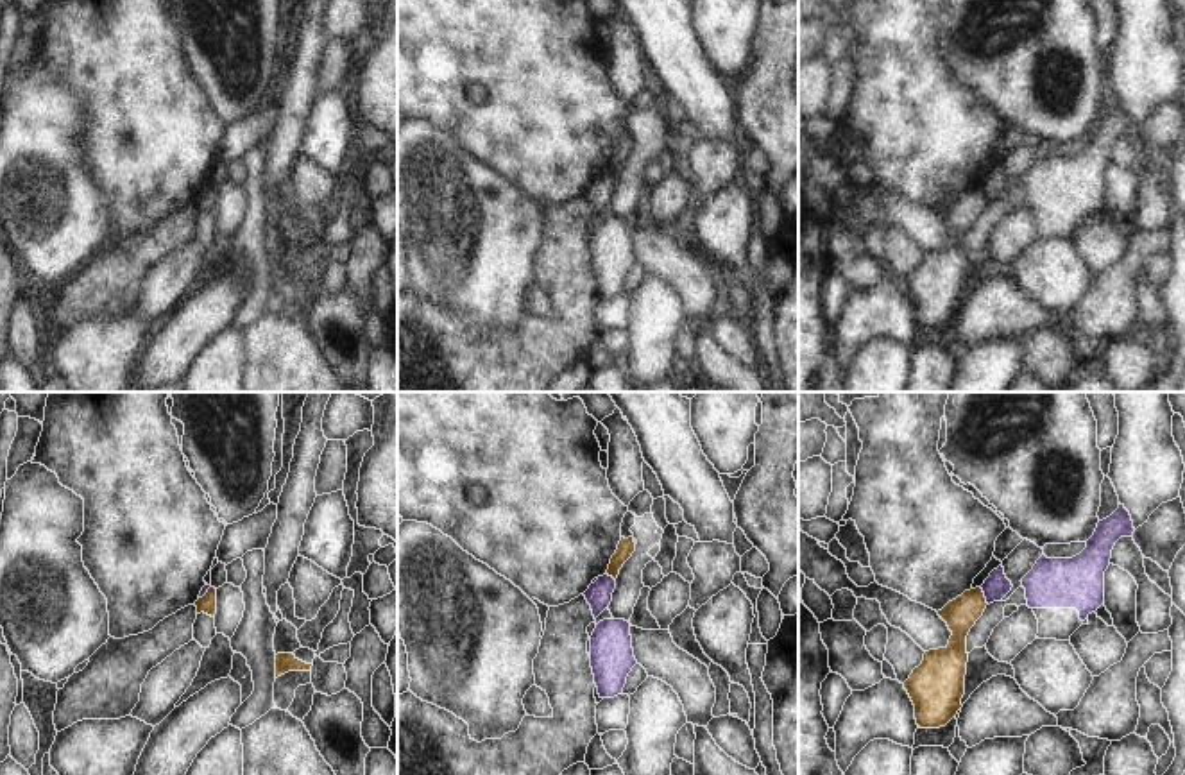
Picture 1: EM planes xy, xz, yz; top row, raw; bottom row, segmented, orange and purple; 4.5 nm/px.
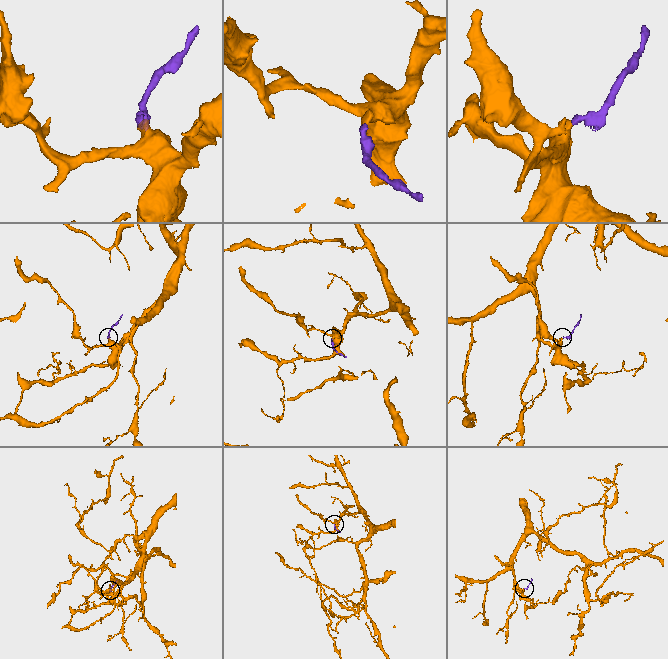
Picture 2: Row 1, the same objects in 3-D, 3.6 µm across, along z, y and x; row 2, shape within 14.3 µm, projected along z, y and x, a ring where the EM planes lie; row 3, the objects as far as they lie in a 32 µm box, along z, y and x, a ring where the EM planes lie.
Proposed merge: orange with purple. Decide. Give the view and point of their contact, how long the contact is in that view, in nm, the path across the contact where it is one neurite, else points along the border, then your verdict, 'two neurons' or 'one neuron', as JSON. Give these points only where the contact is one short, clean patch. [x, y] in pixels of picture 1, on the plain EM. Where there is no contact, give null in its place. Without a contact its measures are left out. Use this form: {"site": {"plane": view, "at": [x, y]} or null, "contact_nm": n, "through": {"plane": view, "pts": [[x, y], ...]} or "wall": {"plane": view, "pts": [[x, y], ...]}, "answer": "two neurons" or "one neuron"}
{"site": {"plane": "yz", "at": [983, 195]}, "contact_nm": 90, "wall": {"plane": "yz", "pts": [[980, 187], [988, 203]]}, "answer": "two neurons"}

